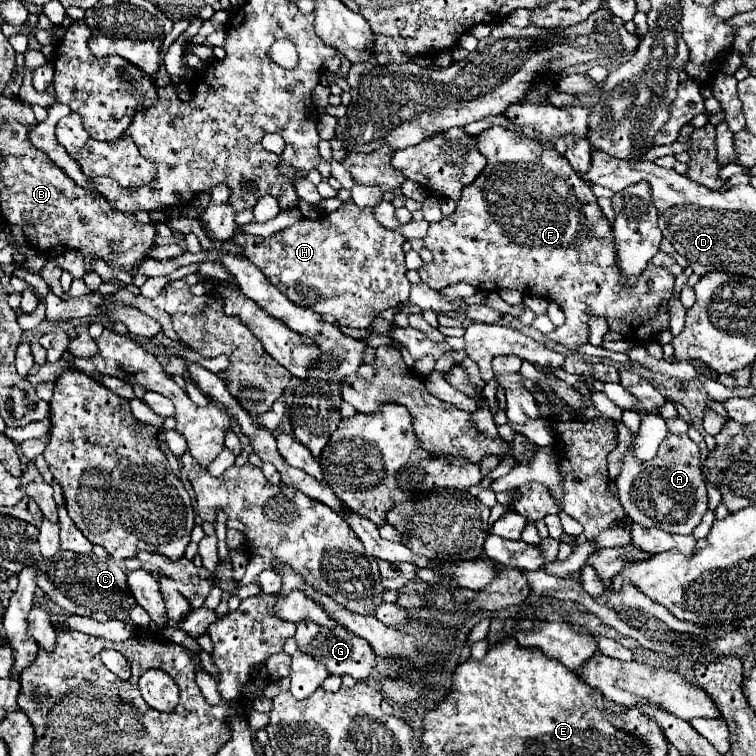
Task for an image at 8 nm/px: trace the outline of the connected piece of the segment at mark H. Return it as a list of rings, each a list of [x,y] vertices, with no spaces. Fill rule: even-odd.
[[[350,199],[338,211],[320,213],[318,219],[302,217],[292,227],[278,231],[272,237],[256,237],[248,233],[240,233],[232,243],[240,245],[244,255],[270,279],[274,287],[278,287],[290,301],[298,303],[298,307],[312,309],[316,313],[332,313],[336,321],[344,327],[366,329],[372,325],[376,315],[384,309],[396,307],[402,301],[408,301],[410,281],[406,279],[406,265],[404,265],[404,237],[396,231],[382,227],[374,211],[370,207],[360,209]]]

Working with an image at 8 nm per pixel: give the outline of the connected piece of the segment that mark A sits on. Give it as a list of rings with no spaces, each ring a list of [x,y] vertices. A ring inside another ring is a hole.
[[[670,433],[662,447],[658,447],[658,453],[652,461],[638,461],[634,459],[632,445],[624,453],[622,459],[622,471],[616,479],[618,487],[618,499],[626,511],[626,515],[634,523],[642,523],[642,527],[658,527],[666,533],[692,533],[696,525],[700,525],[702,515],[708,511],[708,493],[706,493],[706,481],[700,471],[700,447],[686,435],[674,435]],[[646,475],[646,481],[638,479]],[[654,499],[664,499],[664,505],[654,509]]]

